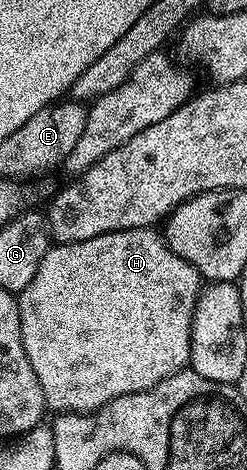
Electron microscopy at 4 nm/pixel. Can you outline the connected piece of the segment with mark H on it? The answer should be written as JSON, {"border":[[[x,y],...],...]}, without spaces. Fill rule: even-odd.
{"border":[[[156,227],[128,228],[118,232],[99,234],[95,238],[87,238],[83,242],[54,243],[50,246],[43,262],[39,262],[39,270],[35,270],[35,278],[17,296],[23,350],[27,354],[27,362],[31,362],[31,370],[35,370],[35,378],[39,378],[39,386],[43,390],[46,409],[53,414],[93,412],[123,394],[135,394],[153,388],[163,378],[182,371],[189,363],[191,322],[195,314],[195,302],[199,298],[202,287],[201,275],[191,266],[191,262],[179,258],[179,254],[175,254],[175,250],[171,250],[164,235]]]}

